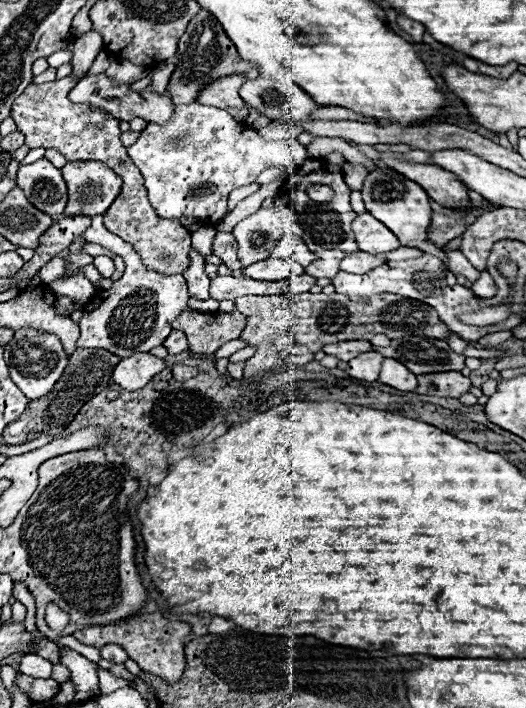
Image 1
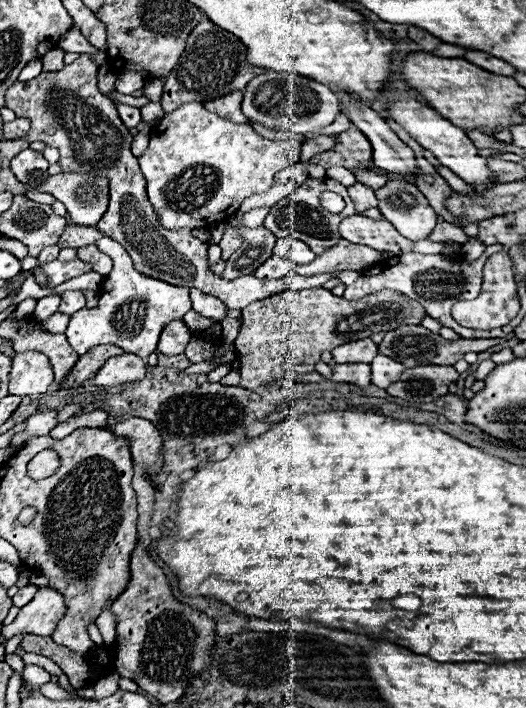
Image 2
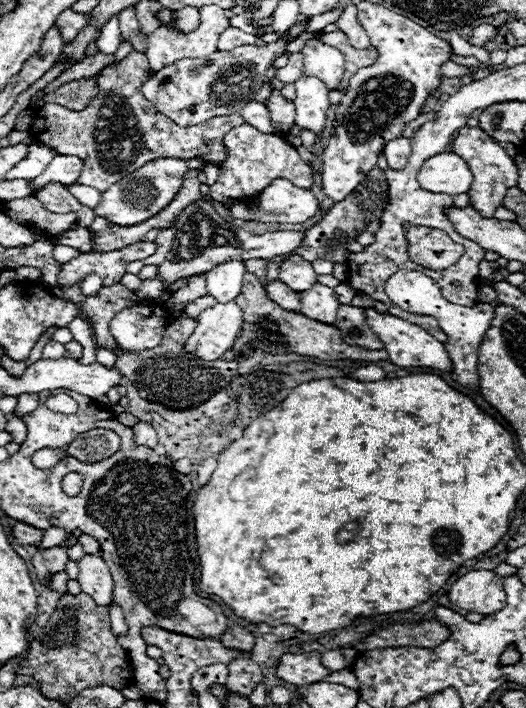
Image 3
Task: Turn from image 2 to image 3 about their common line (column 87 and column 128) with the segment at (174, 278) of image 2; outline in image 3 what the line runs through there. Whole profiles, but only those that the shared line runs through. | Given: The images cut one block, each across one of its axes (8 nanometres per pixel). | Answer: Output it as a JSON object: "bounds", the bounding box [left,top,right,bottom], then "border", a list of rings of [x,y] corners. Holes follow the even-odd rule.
{"bounds":[32,50,244,192],"border":[[[132,50],[118,64],[110,64],[102,68],[96,76],[98,94],[90,100],[90,104],[80,110],[68,110],[60,104],[44,104],[34,116],[32,138],[42,144],[50,144],[56,152],[84,156],[84,172],[78,184],[94,186],[104,192],[110,184],[122,180],[130,172],[138,170],[146,162],[158,158],[182,158],[190,160],[194,156],[204,158],[206,162],[222,164],[226,158],[222,140],[224,136],[244,124],[240,114],[216,116],[198,126],[178,126],[166,116],[162,116],[152,102],[148,102],[140,88],[150,78],[150,66],[146,54]]]}

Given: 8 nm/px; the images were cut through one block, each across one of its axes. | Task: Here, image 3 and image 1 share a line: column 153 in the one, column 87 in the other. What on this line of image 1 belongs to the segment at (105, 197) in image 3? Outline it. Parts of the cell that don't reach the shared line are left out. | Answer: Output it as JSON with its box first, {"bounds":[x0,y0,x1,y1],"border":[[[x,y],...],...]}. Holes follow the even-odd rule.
{"bounds":[61,162,122,216],"border":[[[67,162],[61,173],[68,186],[66,215],[100,216],[122,188],[122,178],[102,162]]]}

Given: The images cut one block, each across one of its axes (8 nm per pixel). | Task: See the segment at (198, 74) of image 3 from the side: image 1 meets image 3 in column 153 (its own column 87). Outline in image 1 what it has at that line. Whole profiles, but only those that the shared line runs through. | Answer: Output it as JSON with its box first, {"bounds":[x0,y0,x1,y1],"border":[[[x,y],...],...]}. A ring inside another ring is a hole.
{"bounds":[70,74,174,124],"border":[[[86,74],[72,90],[70,90],[70,100],[78,102],[78,104],[90,104],[96,108],[104,108],[108,114],[112,114],[118,120],[132,120],[132,118],[144,118],[146,122],[156,122],[156,124],[166,124],[172,118],[174,112],[174,104],[168,96],[168,92],[164,94],[154,94],[152,88],[144,88],[142,92],[132,92],[130,86],[116,86],[106,74]]]}

